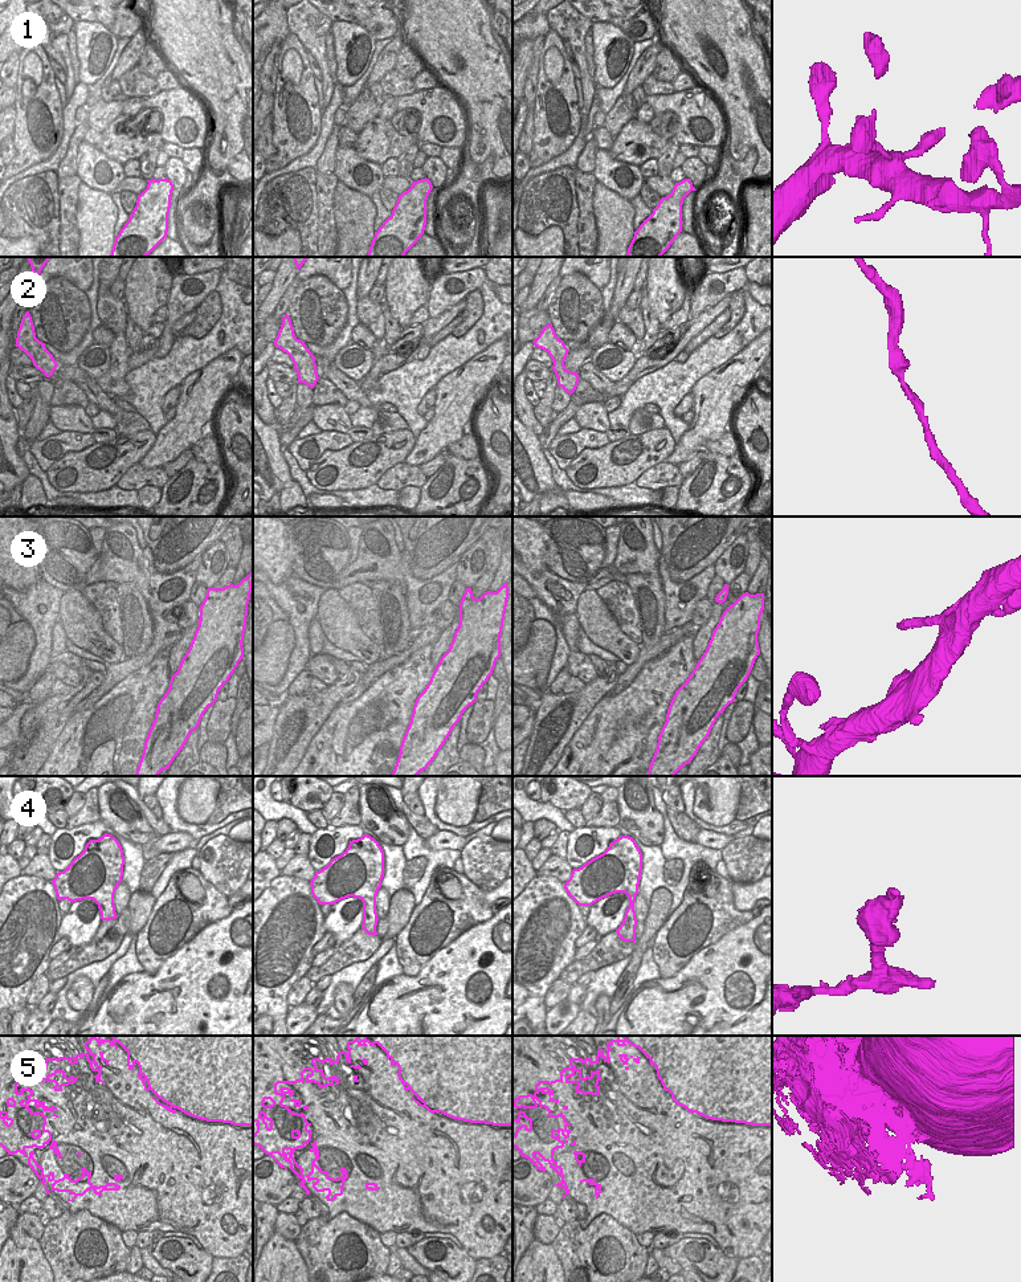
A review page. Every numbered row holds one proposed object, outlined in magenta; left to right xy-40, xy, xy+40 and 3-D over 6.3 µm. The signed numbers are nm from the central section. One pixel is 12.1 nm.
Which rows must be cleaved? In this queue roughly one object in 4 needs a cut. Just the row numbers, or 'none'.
none

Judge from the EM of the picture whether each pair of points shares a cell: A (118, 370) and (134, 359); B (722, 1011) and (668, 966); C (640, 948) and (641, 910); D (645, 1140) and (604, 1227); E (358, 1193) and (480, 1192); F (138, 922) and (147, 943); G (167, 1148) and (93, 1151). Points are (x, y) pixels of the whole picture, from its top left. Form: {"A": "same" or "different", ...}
{"A": "different", "B": "different", "C": "different", "D": "different", "E": "same", "F": "different", "G": "same"}

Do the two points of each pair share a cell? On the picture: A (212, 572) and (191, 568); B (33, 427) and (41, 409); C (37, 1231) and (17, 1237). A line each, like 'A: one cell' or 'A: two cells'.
A: two cells
B: one cell
C: two cells

